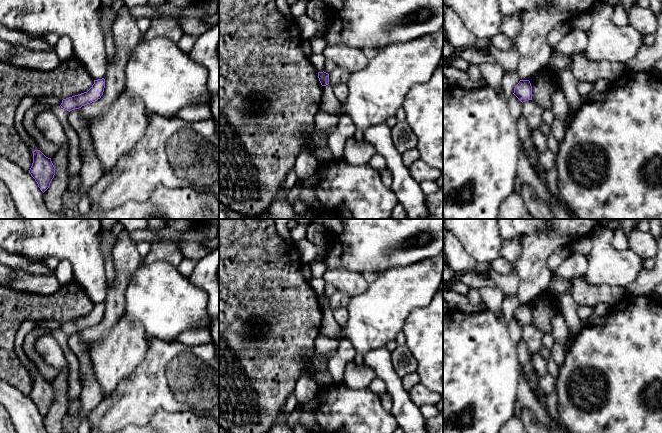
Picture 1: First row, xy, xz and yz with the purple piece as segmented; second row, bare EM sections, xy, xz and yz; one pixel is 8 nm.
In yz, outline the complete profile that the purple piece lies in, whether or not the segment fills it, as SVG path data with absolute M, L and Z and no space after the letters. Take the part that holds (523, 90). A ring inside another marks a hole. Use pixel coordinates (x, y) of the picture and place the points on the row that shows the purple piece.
M520 80L513 93L522 103L532 100L532 86L529 80Z

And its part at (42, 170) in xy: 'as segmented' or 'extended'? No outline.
as segmented

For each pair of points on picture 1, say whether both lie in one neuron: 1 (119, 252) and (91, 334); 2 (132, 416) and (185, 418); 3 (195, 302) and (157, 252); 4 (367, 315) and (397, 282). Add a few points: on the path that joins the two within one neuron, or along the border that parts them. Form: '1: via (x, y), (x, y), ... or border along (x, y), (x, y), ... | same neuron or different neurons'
1: via (121, 273), (121, 284), (116, 292), (111, 316) | same neuron
2: border along (175, 411), (158, 409), (148, 422) | different neurons
3: border along (143, 261), (145, 263), (167, 261), (175, 267) | different neurons
4: via (375, 307), (392, 290) | same neuron

